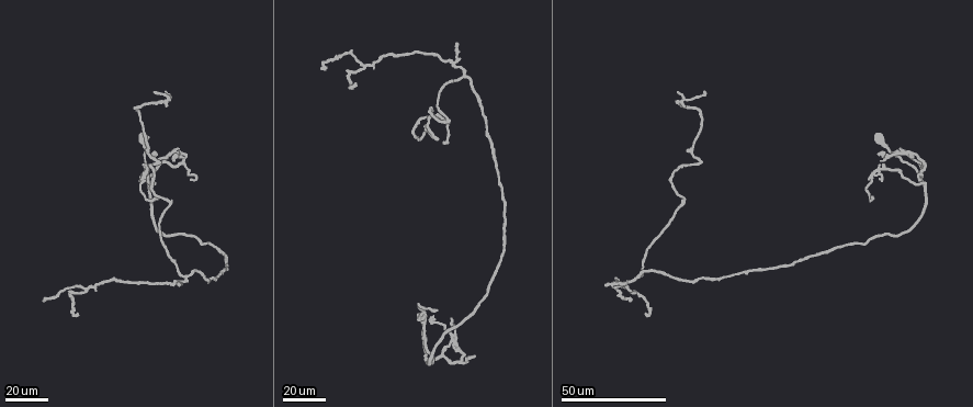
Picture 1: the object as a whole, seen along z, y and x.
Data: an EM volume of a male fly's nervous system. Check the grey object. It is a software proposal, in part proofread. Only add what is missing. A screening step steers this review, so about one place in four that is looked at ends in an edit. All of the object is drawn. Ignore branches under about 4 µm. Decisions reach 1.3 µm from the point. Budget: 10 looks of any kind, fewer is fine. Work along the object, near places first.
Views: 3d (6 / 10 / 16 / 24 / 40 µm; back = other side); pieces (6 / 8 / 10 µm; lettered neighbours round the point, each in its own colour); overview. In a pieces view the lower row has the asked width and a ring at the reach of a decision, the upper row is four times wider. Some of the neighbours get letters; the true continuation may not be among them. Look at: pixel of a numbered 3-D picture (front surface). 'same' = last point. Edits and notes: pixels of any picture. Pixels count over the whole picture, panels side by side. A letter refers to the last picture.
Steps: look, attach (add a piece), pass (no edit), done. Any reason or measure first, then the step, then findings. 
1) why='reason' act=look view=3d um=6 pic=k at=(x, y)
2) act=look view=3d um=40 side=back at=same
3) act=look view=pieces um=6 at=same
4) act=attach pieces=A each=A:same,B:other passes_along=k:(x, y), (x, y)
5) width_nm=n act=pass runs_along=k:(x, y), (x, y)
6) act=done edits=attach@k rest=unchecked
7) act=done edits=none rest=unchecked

why='long arm stops here' act=look view=3d um=24 pic=1 at=(443, 141)

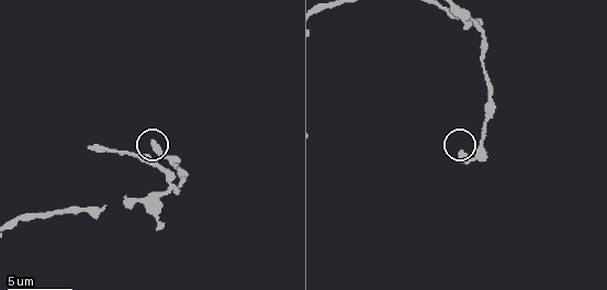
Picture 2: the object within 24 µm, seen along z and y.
act=look view=pieces um=10 pic=2 at=(154, 143)

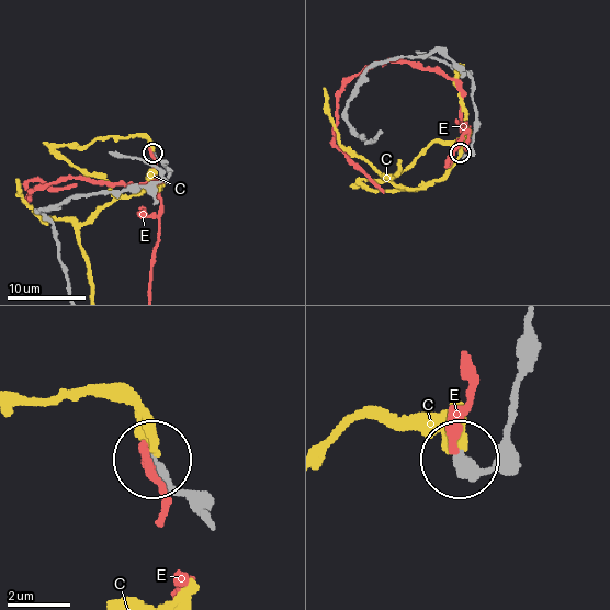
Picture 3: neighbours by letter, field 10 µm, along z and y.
act=pass each=C:other,E:other runs_along=3:(524, 373), (504, 451), (479, 467), (459, 462) found='none of them fits'

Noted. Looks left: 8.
why='branch stops here' act=look view=3d um=24 pic=1 at=(153, 92)

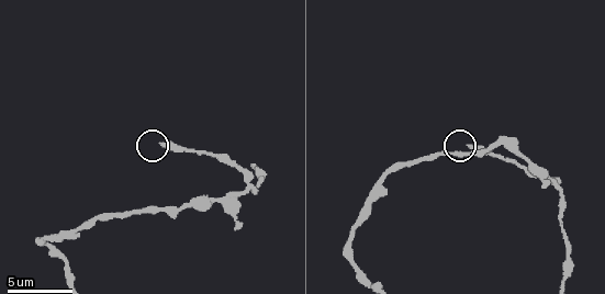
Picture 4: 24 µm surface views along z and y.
act=look view=pieces um=10 pic=4 at=(468, 147)

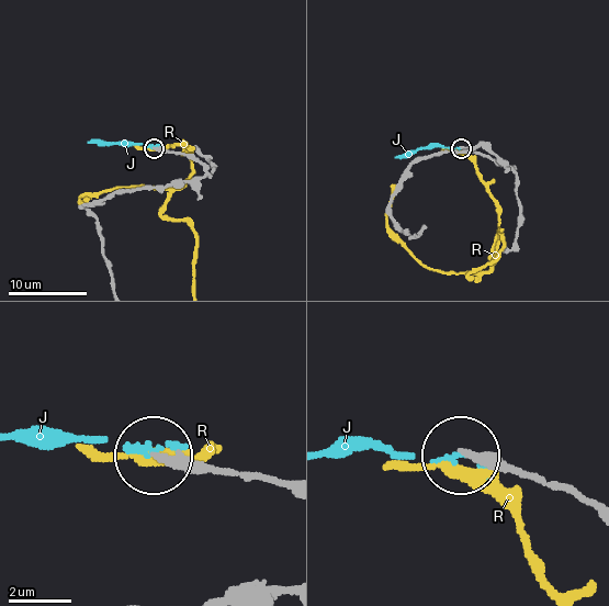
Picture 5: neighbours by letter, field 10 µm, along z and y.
act=pass each=J:other,R:other runs_along=5:(147, 186), (179, 186), (205, 172), (185, 155), (155, 148) found='none of them fits'

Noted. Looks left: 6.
why='thin end' act=look view=3d um=40 pic=1 at=(177, 149)

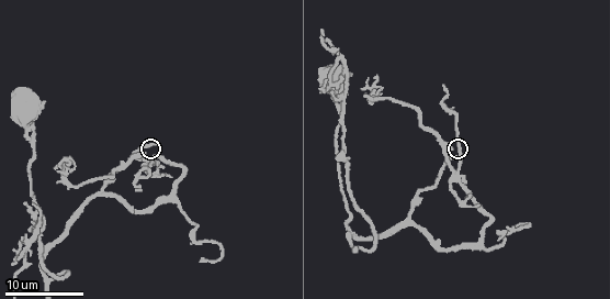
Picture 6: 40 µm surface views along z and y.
act=look view=pieces um=6 pic=6 at=(155, 145)

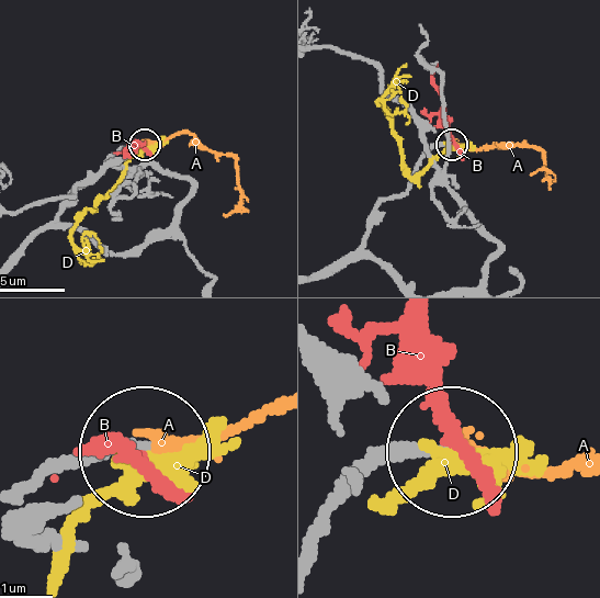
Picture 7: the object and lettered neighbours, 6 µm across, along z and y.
act=attach pieces=A each=A:same,B:other,D:other passes_along=7:(112, 157), (193, 135), (235, 160), (242, 196), (224, 214) found='it goes on there'

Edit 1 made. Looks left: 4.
act=look view=3d um=24 pic=1 at=(873, 199)

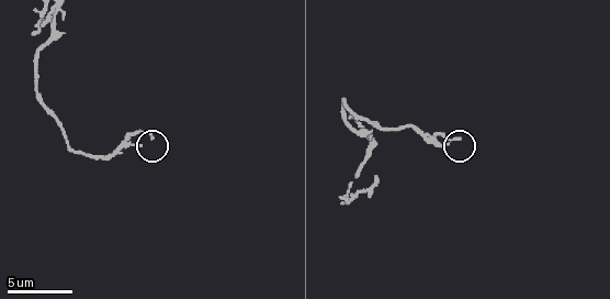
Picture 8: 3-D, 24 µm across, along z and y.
act=look view=pieces um=6 pic=8 at=(459, 139)

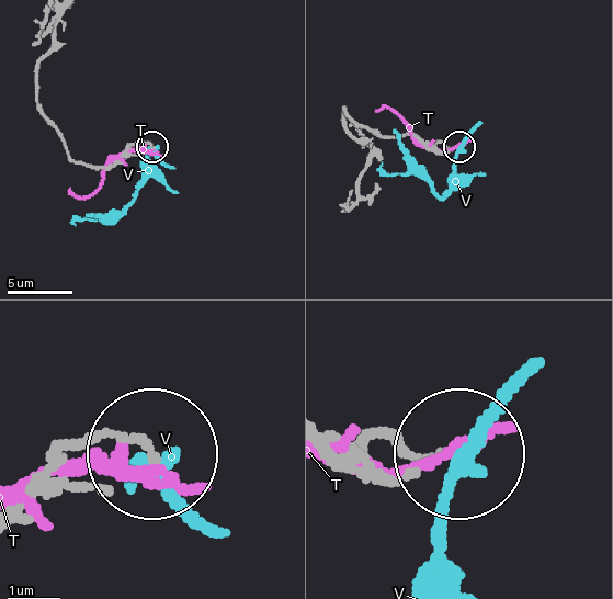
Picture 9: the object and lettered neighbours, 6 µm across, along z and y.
width_nm=140 act=pass each=T:other,V:other runs_along=9:(356, 140), (344, 126), (344, 109), (381, 134), (458, 148) found='none of them fits'

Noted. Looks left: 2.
why='end of a long branch' act=look view=3d um=40 pic=1 at=(630, 299)

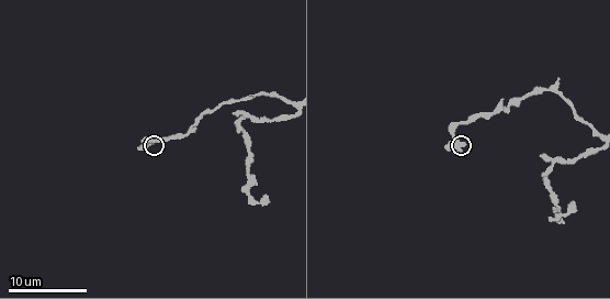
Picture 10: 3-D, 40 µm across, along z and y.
act=look view=pieces um=8 pic=10 at=(459, 151)

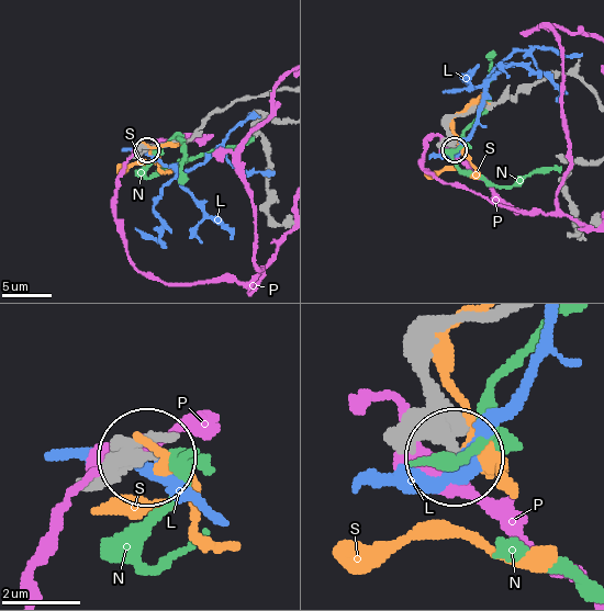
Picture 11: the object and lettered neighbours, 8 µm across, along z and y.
width_nm=270 act=pass each=L:other,N:other,P:other,S:other runs_along=11:(455, 324), (425, 372), (428, 421), (451, 448) found='no lettered piece goes on from it'

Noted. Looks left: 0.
act=done edits=attach@7 rest=unchecked

